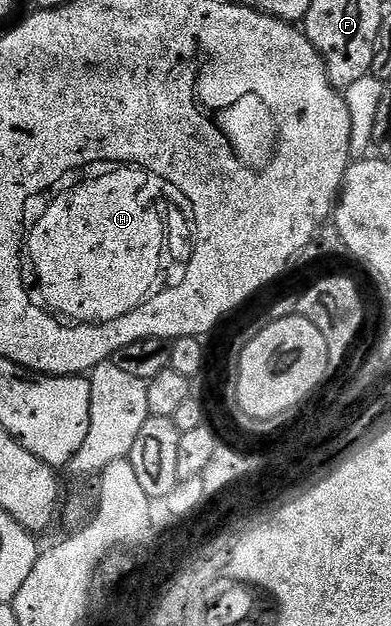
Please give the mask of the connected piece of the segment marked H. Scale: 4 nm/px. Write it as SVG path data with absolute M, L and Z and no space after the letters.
M119 171L119 175L107 175L107 179L99 179L99 183L87 183L87 187L79 187L79 191L63 195L63 199L59 199L59 203L47 211L47 219L35 227L31 251L35 251L35 263L39 263L43 295L47 295L47 303L51 303L51 307L35 307L35 311L39 311L39 315L47 315L55 327L63 327L63 331L83 331L83 327L111 327L111 323L119 323L119 319L127 319L127 315L143 311L143 307L135 307L135 303L147 295L155 267L159 267L159 215L155 215L155 207L147 207L147 203L143 203L143 187L147 187L147 175L135 175L135 171Z

